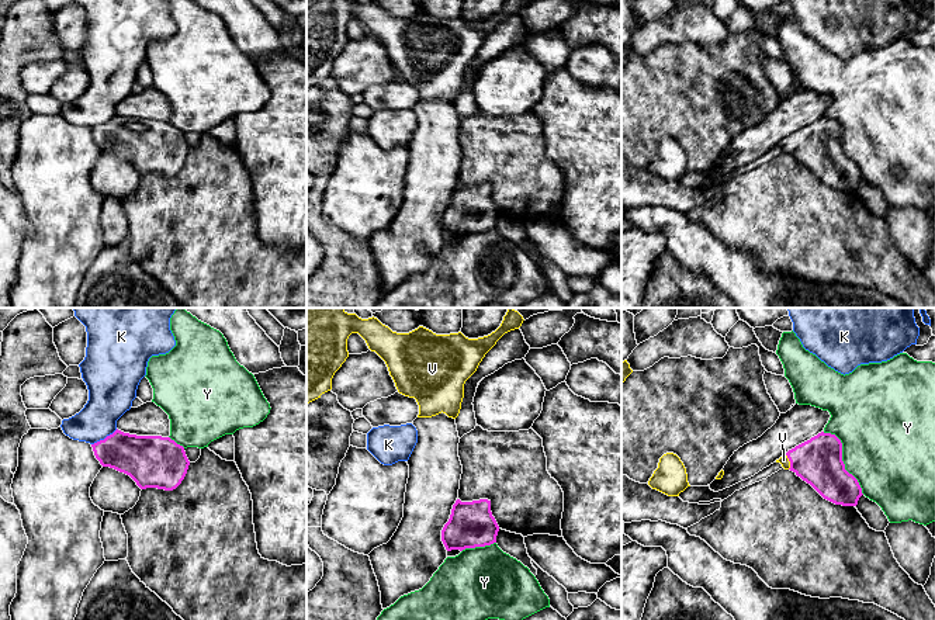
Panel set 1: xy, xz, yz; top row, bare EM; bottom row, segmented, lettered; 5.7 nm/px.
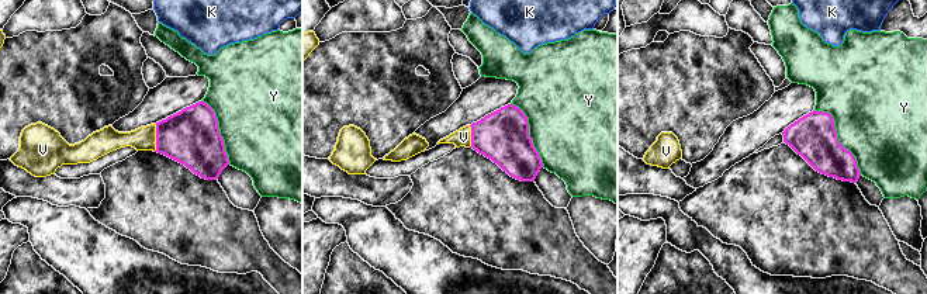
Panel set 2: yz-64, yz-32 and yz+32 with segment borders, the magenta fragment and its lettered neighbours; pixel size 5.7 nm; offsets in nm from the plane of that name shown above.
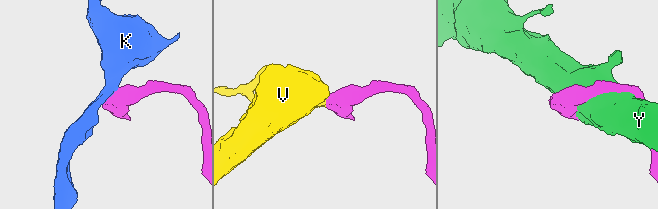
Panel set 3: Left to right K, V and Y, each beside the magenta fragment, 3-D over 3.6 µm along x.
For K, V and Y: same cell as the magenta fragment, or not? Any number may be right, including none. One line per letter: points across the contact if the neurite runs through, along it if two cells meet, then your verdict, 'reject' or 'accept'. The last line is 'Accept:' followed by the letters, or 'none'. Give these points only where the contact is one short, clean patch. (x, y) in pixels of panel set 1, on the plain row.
K: border xy (117, 114), (92, 130); reject
V: way yz (819, 146), (789, 145), (783, 145); accept
Y: reject
Accept: V

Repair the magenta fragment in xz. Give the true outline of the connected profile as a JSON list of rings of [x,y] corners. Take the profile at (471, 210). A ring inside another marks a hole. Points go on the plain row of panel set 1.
[[[456,186],[441,215],[447,236],[485,232],[496,228],[499,211],[491,197],[491,186]]]

